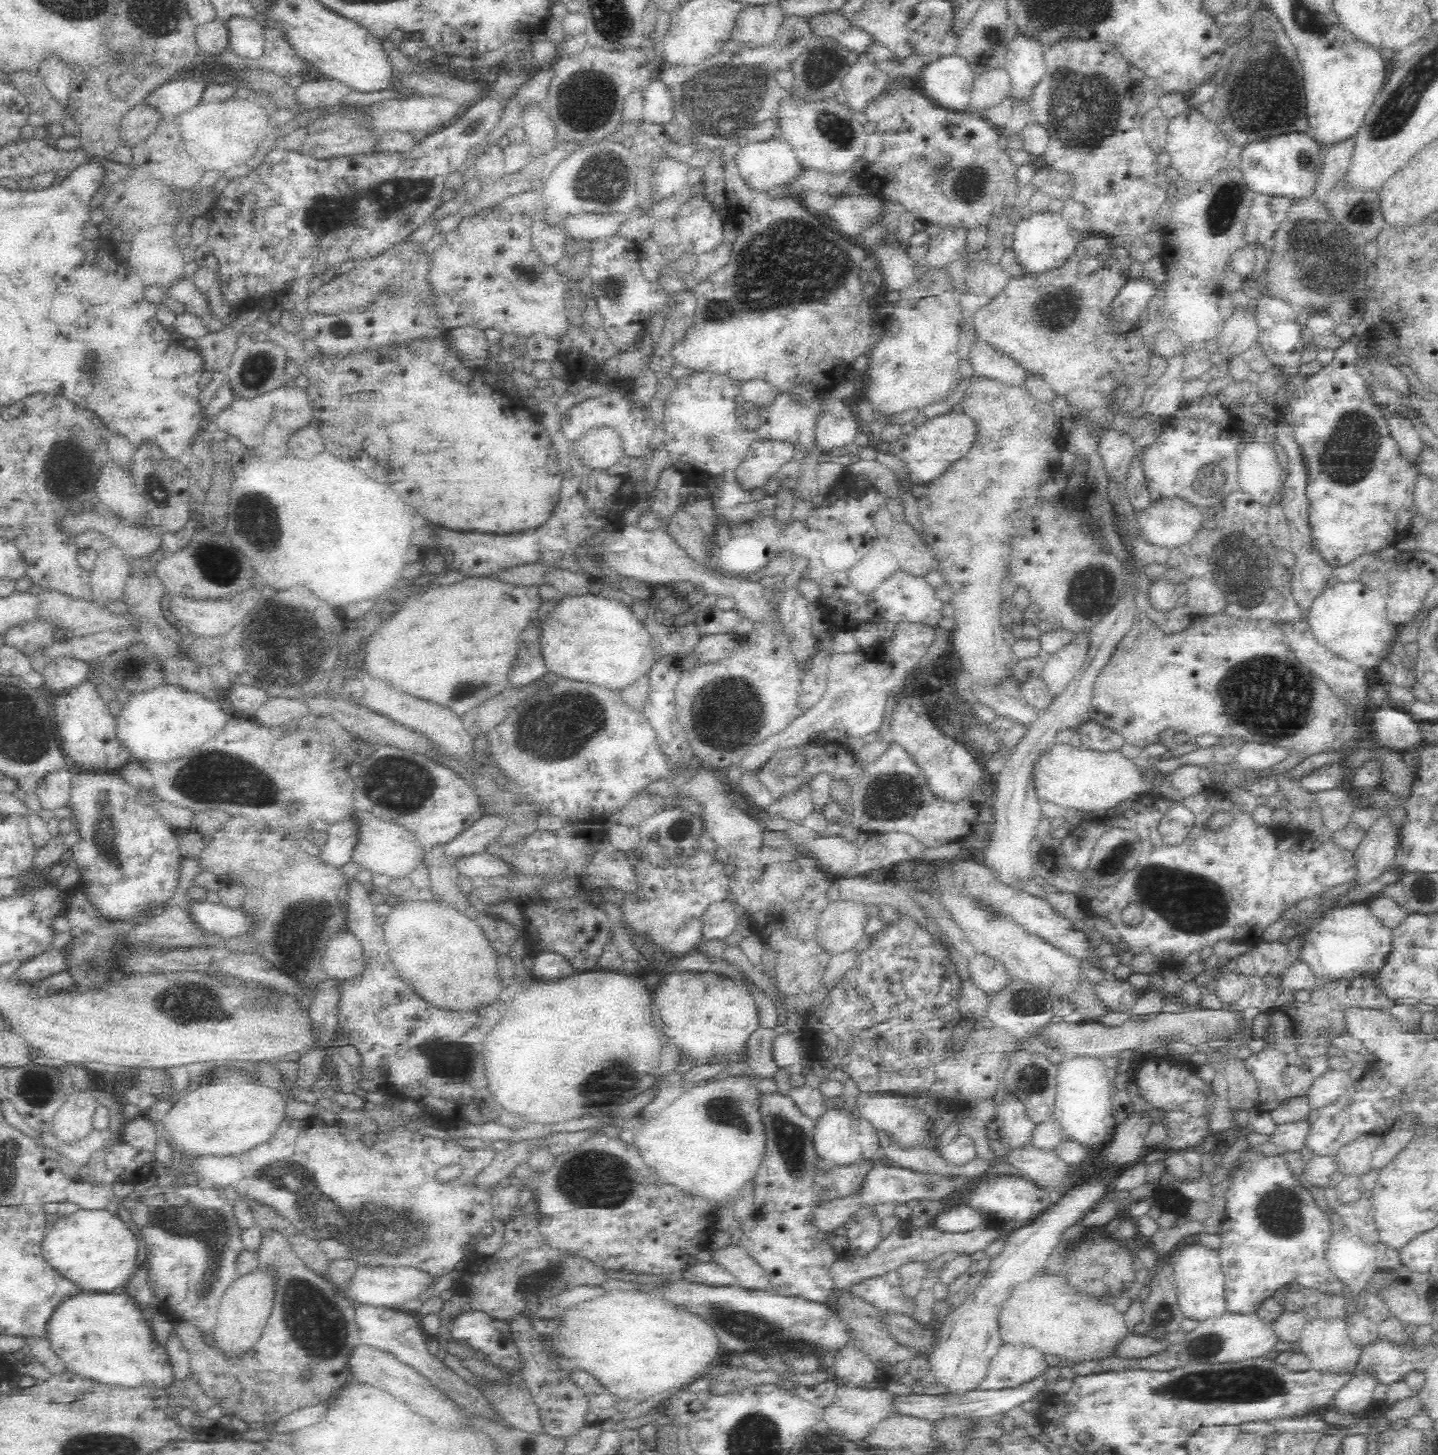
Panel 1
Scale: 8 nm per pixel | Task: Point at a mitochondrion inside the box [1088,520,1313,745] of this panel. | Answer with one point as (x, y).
(1240, 579)

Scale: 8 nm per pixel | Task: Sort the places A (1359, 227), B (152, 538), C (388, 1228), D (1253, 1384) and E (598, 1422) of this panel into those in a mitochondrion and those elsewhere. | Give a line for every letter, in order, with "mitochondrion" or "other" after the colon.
A: mitochondrion
B: other
C: mitochondrion
D: mitochondrion
E: other

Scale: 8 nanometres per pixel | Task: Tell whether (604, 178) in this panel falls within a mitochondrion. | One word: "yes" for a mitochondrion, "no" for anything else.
yes

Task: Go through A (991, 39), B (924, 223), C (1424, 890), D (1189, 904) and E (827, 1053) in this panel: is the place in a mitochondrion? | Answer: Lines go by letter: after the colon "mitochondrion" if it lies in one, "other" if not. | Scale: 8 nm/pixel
A: mitochondrion
B: other
C: mitochondrion
D: mitochondrion
E: other

